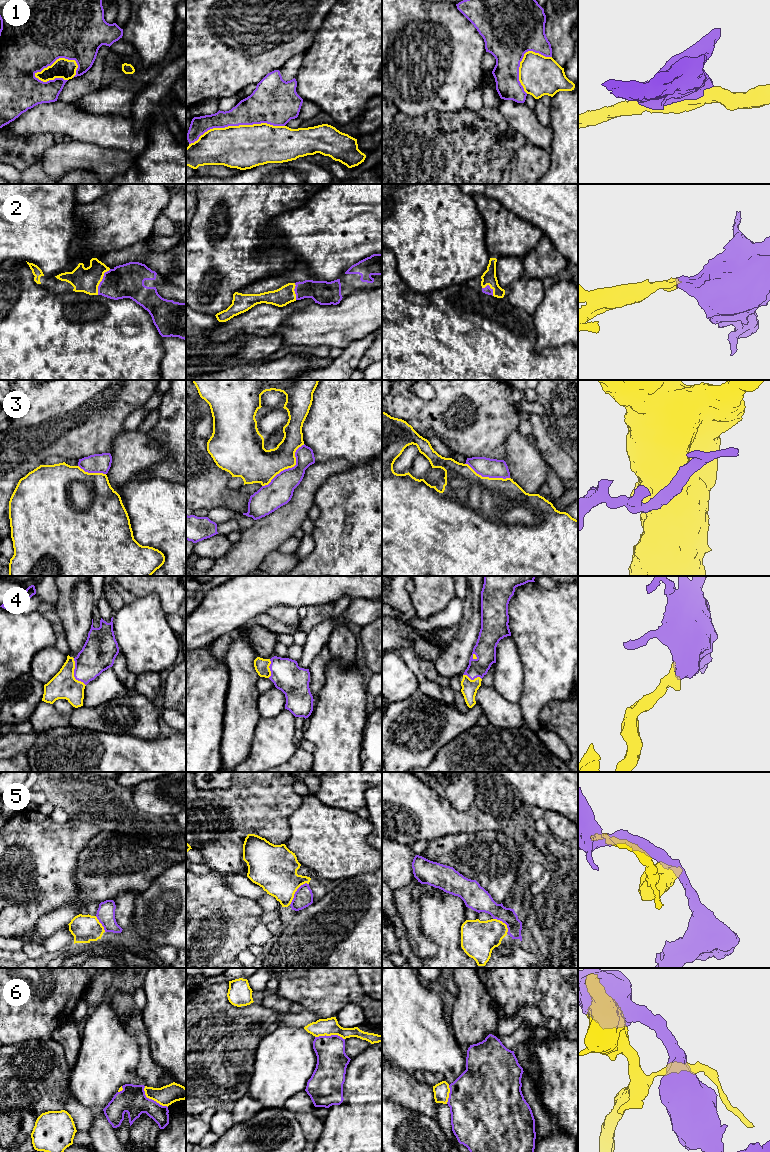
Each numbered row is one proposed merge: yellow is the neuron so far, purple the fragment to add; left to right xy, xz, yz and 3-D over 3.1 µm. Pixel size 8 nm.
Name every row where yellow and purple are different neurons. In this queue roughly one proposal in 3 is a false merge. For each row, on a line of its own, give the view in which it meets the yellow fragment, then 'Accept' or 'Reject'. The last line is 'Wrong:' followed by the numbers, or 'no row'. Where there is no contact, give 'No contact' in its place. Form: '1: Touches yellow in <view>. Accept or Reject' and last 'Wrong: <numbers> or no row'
1: Touches yellow in xz. Reject
2: Touches yellow in xy. Accept
3: Touches yellow in xz. Reject
4: Touches yellow in xy. Accept
5: Touches yellow in xz. Reject
6: Touches yellow in xy. Reject
Wrong: 1, 3, 5, 6

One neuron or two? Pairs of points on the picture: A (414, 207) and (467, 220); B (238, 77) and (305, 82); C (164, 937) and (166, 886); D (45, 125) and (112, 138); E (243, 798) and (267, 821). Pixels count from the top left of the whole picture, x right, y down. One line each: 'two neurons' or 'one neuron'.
A: one neuron
B: two neurons
C: one neuron
D: one neuron
E: one neuron

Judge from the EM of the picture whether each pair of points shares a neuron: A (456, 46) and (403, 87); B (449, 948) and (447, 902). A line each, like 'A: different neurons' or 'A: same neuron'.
A: same neuron
B: same neuron

